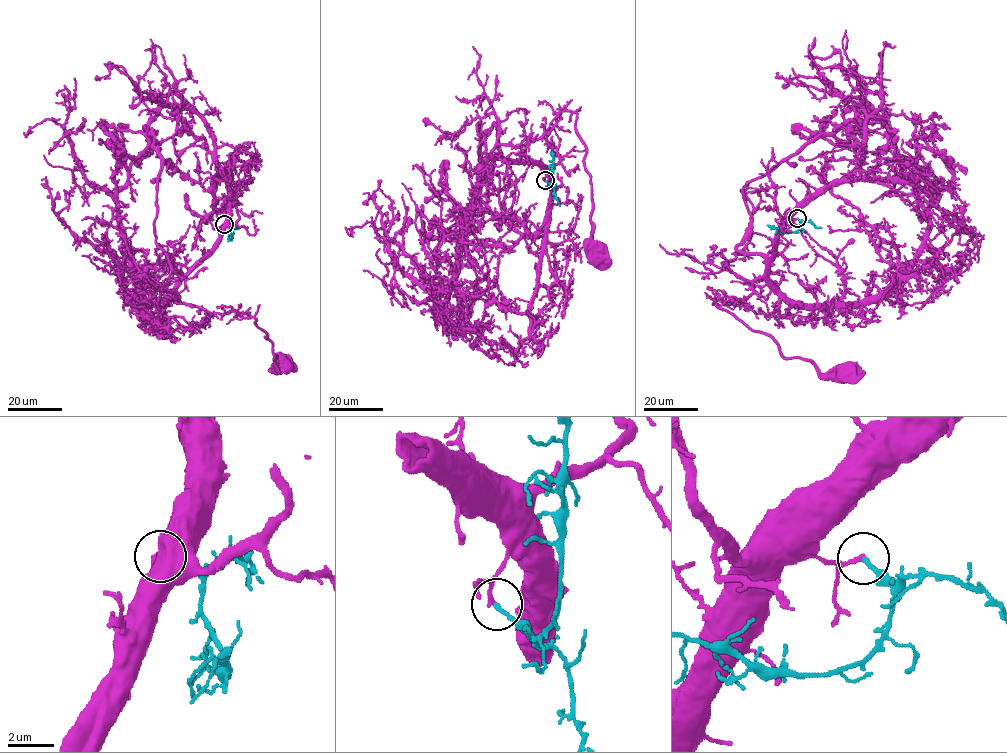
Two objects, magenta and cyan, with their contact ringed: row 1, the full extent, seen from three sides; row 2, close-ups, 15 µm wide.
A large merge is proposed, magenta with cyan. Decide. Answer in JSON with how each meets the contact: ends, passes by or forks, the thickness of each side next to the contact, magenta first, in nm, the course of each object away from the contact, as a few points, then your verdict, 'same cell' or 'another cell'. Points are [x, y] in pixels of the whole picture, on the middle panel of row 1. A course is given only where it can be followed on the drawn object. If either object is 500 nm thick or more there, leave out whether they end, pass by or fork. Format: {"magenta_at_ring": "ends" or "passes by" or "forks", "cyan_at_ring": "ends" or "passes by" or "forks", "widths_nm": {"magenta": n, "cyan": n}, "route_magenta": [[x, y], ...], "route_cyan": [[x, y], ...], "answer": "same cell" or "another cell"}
{"magenta_at_ring": "ends", "cyan_at_ring": "ends", "widths_nm": {"magenta": 190, "cyan": 200}, "route_magenta": [[545, 180], [537, 165], [513, 164], [492, 150], [540, 139], [562, 111], [574, 111], [598, 250]], "route_cyan": [[545, 180], [549, 185], [552, 181], [552, 151]], "answer": "another cell"}

